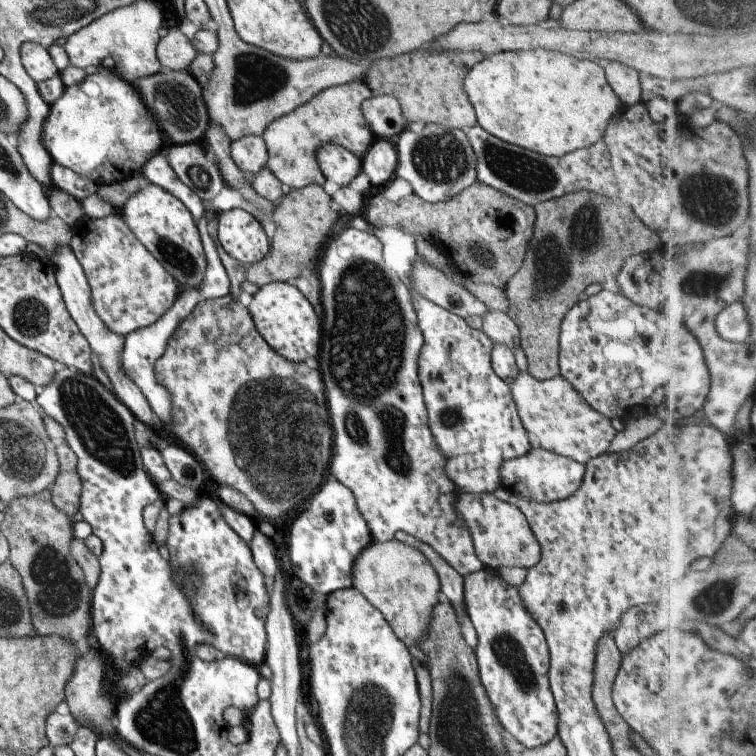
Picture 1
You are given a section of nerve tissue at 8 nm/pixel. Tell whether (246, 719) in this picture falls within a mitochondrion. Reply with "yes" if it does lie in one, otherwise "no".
no

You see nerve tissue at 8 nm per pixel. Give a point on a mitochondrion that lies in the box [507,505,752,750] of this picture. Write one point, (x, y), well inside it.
(719, 596)

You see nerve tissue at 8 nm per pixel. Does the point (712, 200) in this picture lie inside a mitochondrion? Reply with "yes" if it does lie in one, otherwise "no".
yes

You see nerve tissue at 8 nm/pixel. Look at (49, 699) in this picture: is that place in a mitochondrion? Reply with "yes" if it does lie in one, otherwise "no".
no

